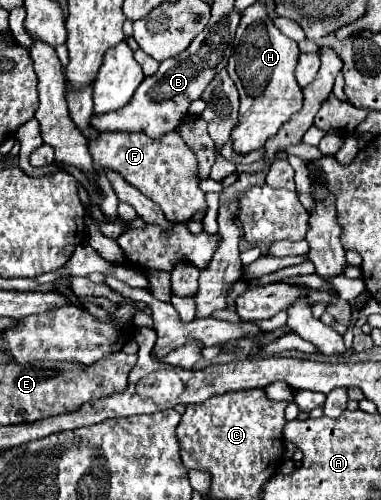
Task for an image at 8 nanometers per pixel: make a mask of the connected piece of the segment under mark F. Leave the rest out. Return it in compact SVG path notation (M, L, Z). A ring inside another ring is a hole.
M179 130L167 132L161 140L153 140L143 132L107 132L91 140L89 148L95 166L115 168L129 184L159 204L167 220L185 224L195 212L207 212L205 192L199 188L197 158L179 136Z

